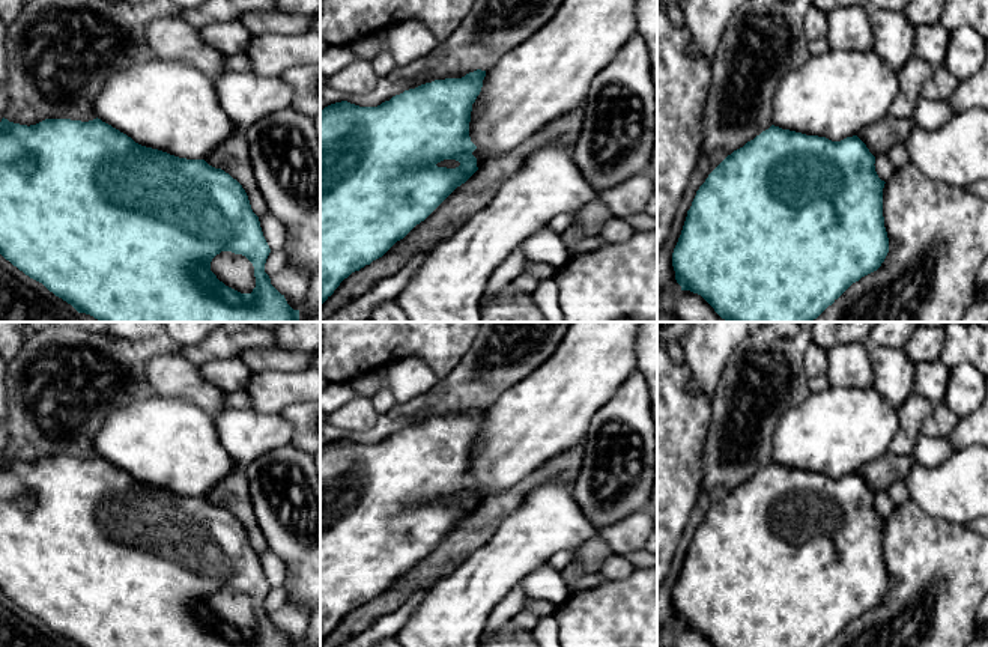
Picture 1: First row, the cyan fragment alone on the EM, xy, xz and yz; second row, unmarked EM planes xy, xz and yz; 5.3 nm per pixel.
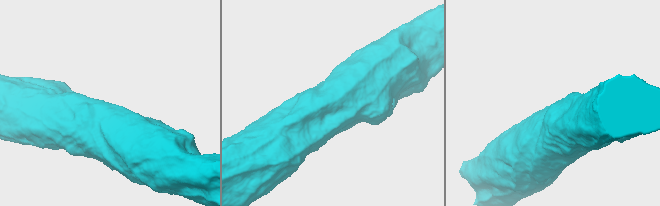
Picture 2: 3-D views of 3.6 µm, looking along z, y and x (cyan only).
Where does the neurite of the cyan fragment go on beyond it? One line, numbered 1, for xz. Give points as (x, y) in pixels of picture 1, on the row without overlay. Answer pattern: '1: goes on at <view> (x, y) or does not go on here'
1: does not go on here

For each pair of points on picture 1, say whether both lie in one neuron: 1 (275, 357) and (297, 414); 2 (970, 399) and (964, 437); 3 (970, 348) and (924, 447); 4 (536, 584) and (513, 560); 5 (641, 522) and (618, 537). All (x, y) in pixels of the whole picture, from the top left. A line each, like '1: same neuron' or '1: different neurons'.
1: same neuron
2: different neurons
3: different neurons
4: different neurons
5: same neuron

